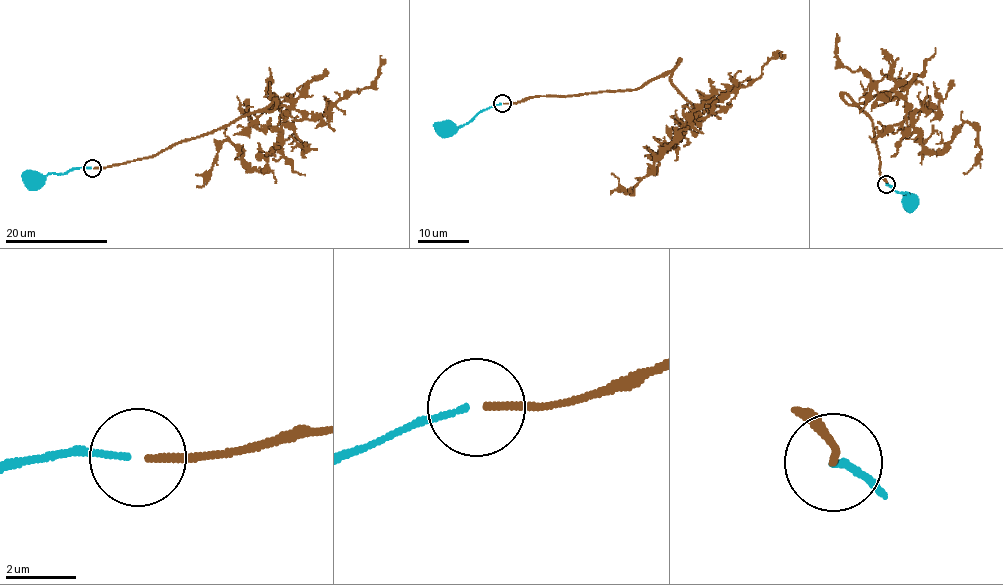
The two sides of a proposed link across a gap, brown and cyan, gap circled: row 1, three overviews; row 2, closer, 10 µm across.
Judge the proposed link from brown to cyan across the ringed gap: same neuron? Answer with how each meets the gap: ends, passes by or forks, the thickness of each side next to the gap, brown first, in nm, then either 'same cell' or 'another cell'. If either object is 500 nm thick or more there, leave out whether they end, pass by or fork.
brown ends there; cyan ends there; 200 nm thick on the brown side, 160 nm on the other; same cell

